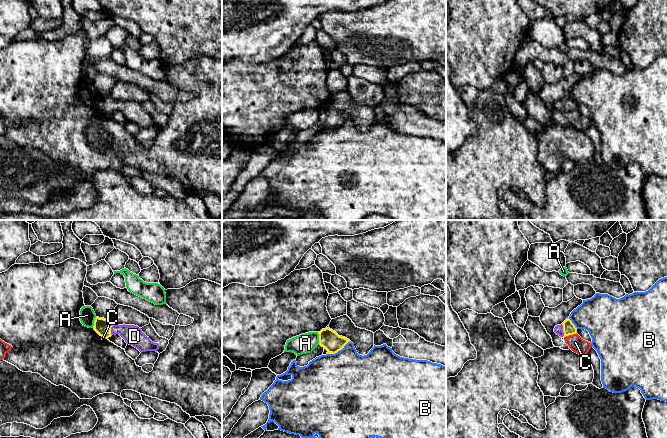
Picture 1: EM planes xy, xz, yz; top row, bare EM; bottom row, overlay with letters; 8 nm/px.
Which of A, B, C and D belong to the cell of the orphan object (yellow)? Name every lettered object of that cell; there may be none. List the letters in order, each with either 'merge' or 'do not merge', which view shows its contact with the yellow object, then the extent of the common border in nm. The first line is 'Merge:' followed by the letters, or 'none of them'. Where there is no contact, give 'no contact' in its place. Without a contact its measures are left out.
Merge: D
A: do not merge | xz | 110 nm
B: do not merge | xz | 190 nm
C: do not merge | yz | 120 nm
D: merge | yz | 110 nm

